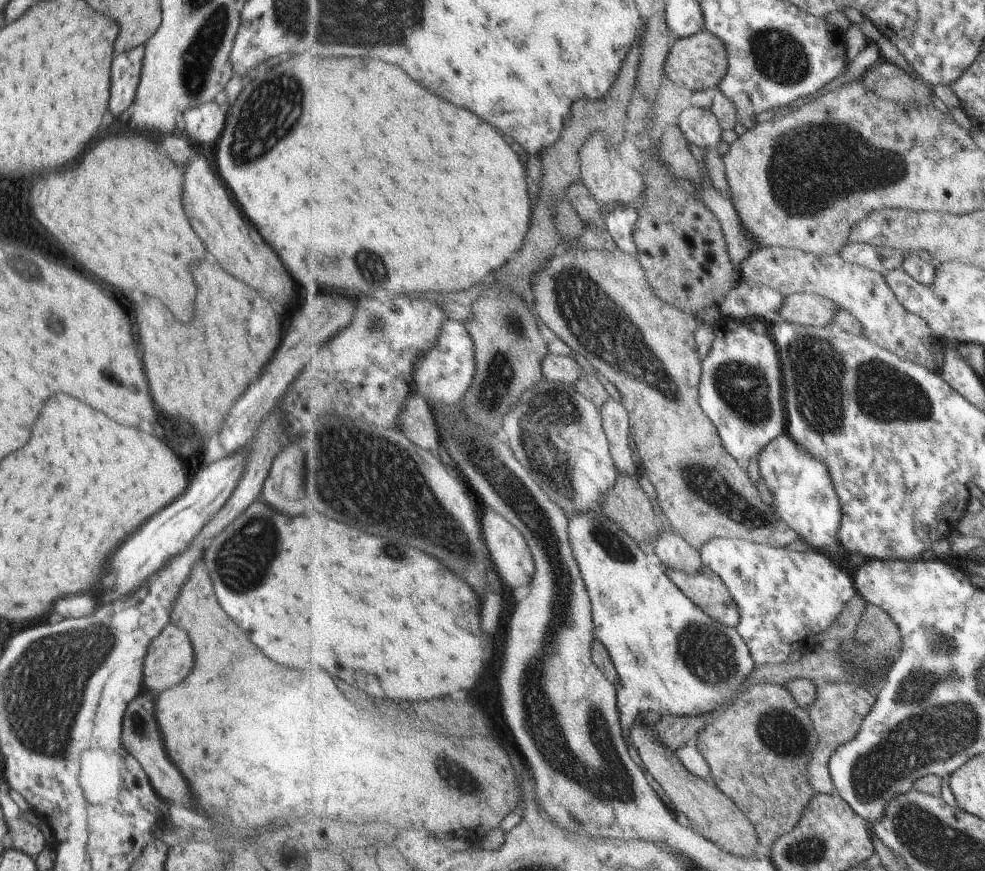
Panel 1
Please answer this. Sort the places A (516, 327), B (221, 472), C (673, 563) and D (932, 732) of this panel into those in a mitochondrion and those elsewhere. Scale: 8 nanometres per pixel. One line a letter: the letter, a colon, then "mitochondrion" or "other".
A: mitochondrion
B: other
C: other
D: mitochondrion

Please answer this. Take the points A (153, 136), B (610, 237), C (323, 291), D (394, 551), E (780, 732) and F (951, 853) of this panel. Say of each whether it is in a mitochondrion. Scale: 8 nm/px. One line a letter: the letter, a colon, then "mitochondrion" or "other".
A: other
B: other
C: other
D: mitochondrion
E: mitochondrion
F: mitochondrion

